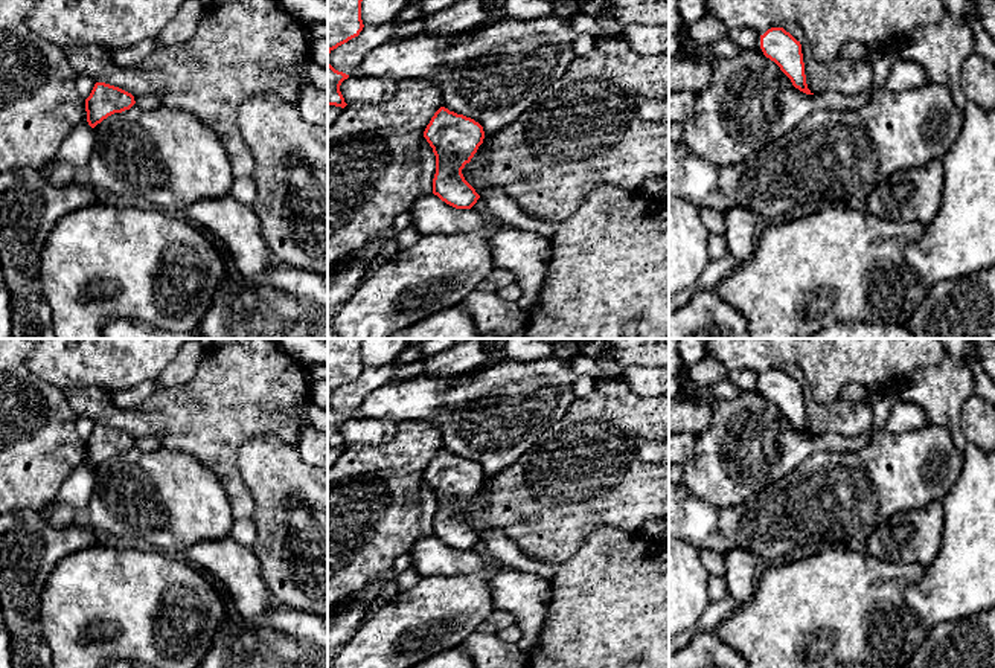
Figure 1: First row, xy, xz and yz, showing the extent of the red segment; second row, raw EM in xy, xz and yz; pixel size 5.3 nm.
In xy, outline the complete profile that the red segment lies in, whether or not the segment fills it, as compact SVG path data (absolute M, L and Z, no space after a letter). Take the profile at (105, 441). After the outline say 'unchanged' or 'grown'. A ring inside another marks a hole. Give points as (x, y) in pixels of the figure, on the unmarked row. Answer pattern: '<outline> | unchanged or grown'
M96 424L85 441L87 464L94 470L108 458L130 451L134 445L131 435L105 424Z | unchanged

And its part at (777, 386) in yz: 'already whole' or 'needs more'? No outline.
already whole

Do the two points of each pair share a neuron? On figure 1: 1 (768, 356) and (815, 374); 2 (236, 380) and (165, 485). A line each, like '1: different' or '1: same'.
1: same
2: different

